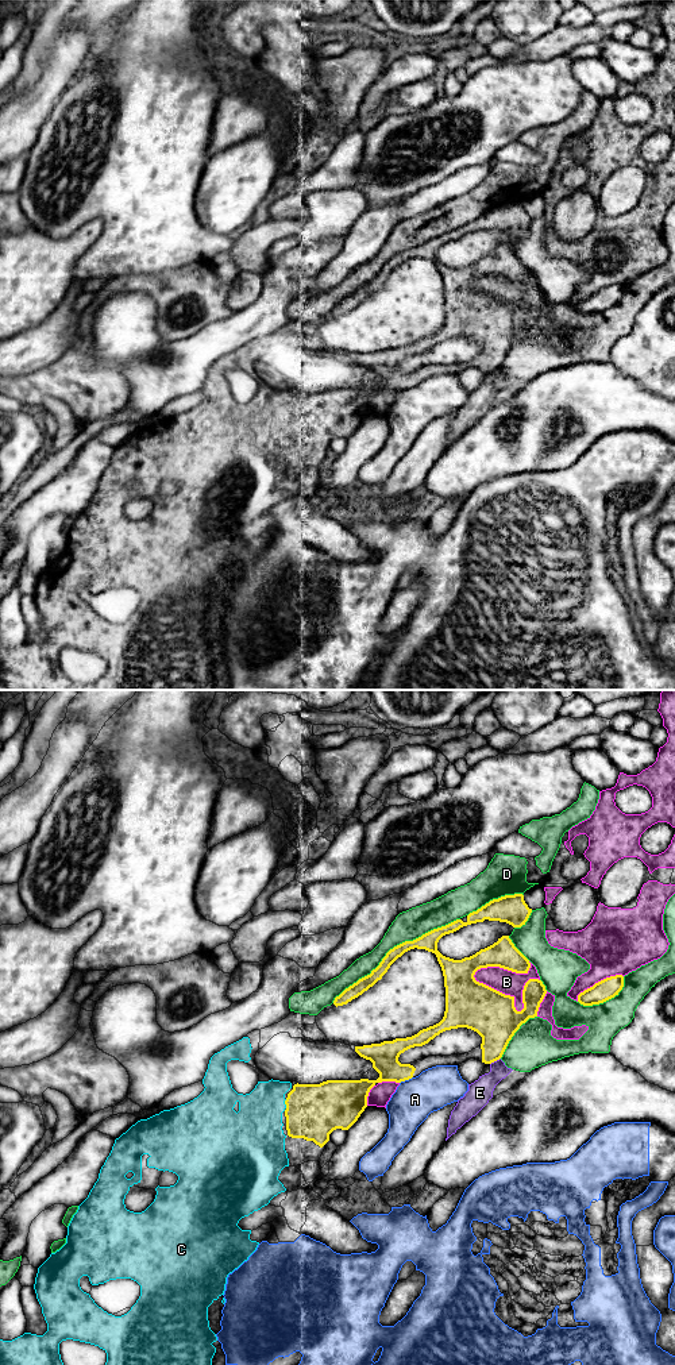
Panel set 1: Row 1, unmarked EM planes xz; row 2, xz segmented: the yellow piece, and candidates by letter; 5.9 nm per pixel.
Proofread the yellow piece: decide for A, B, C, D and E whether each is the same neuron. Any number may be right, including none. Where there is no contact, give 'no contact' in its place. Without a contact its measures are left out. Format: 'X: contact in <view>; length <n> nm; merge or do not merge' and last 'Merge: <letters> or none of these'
A: contact in xz; length 90 nm; do not merge
B: contact in xz; length 400 nm; do not merge
C: contact in xz; length 60 nm; merge
D: contact in xz; length 900 nm; do not merge
E: contact in xz; length 80 nm; do not merge
Merge: C

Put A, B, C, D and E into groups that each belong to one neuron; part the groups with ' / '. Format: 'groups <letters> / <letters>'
groups A / B / C / D / E

